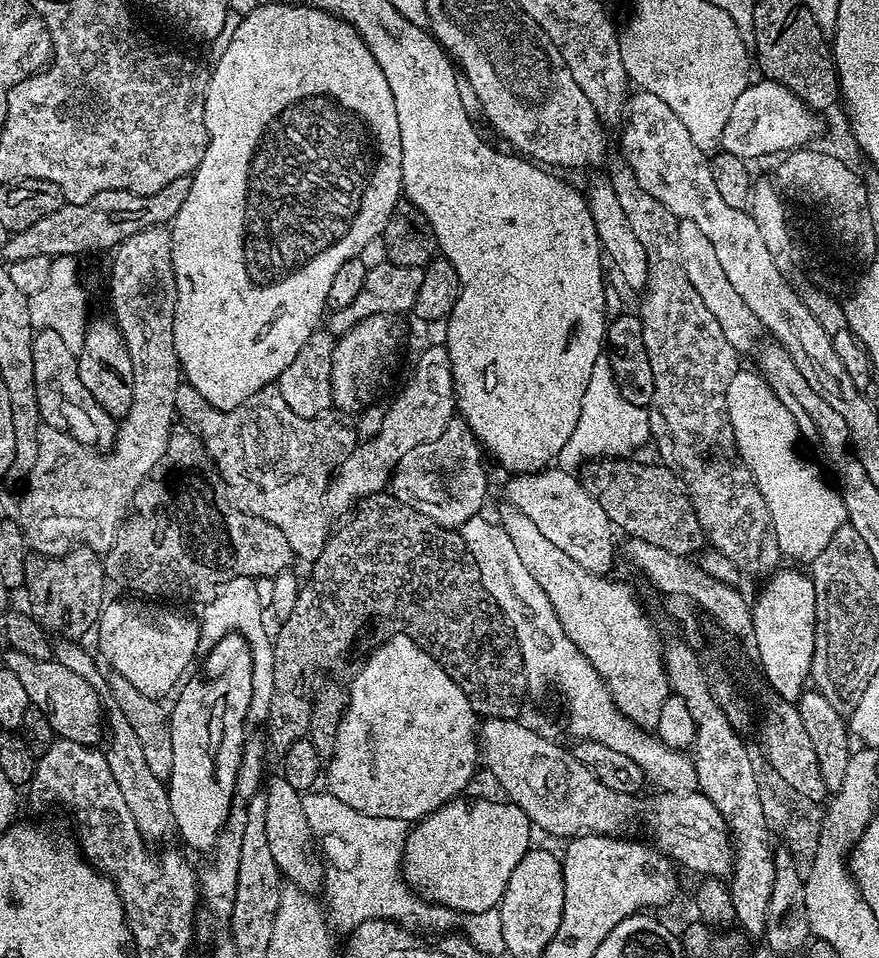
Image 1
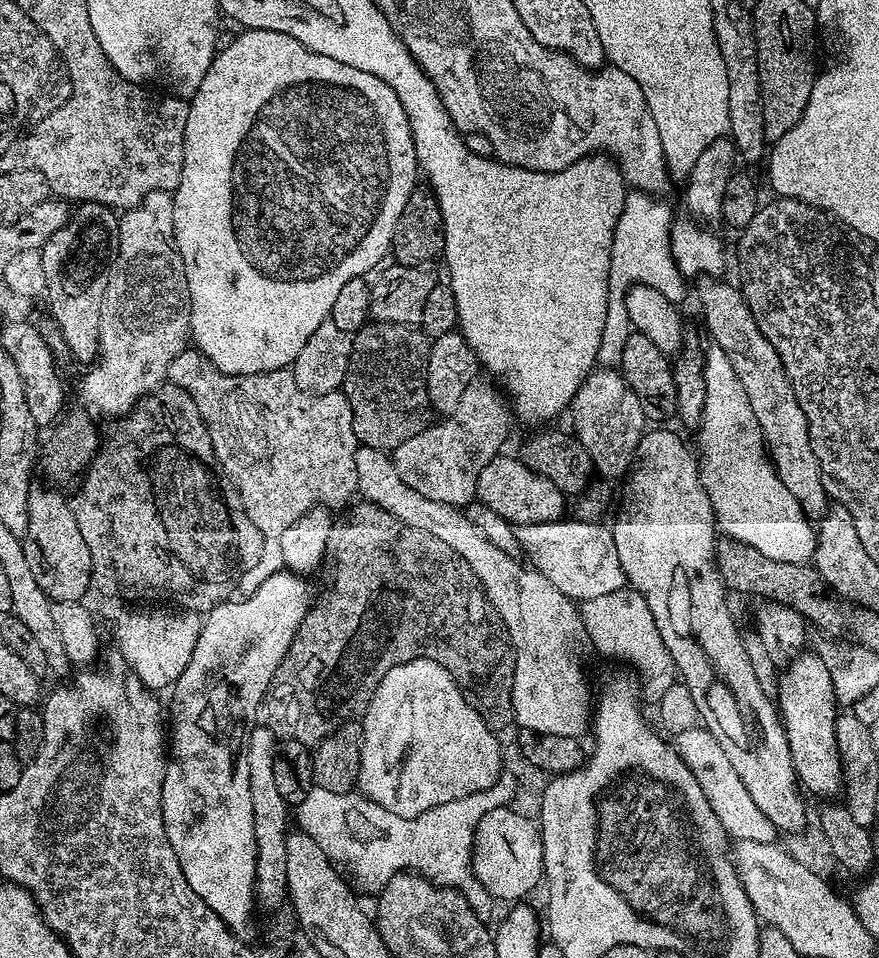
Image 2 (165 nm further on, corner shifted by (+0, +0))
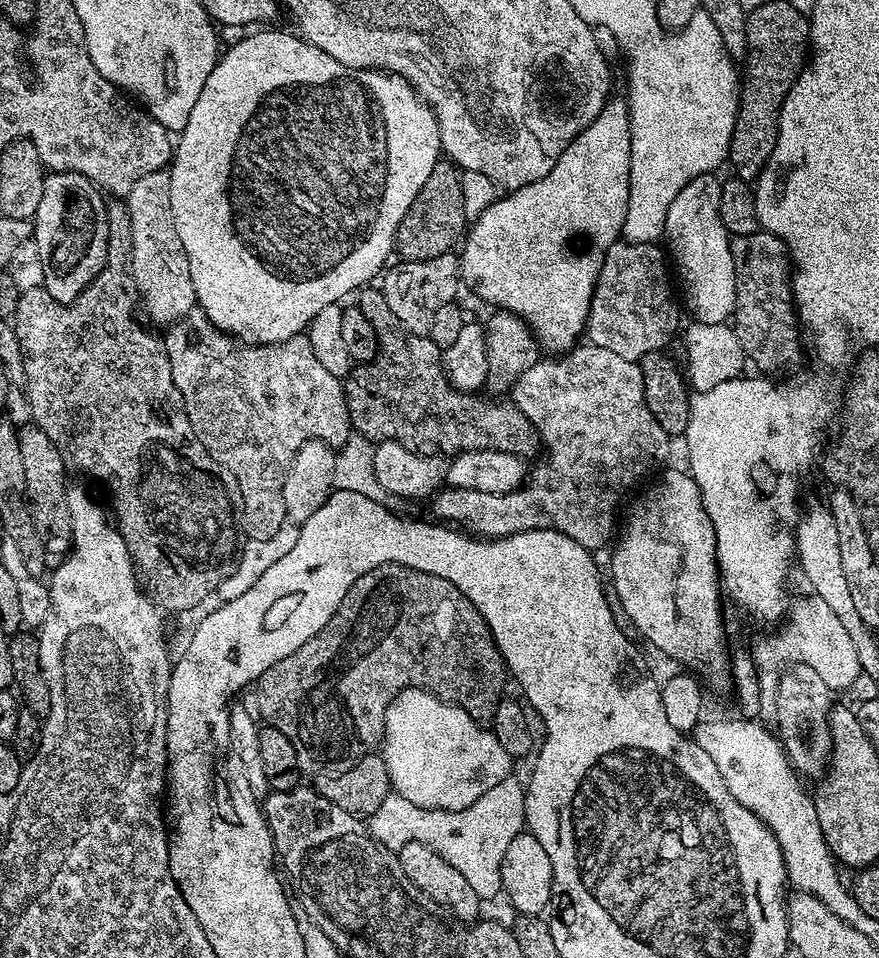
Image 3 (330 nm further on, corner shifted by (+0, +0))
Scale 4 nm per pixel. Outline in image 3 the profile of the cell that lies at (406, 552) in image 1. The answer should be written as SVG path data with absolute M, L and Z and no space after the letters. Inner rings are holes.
M383 564L356 579L354 586L350 586L346 598L342 598L342 606L338 606L334 618L330 618L330 622L317 636L301 645L292 656L287 656L282 662L270 666L270 670L266 670L266 674L260 676L254 685L254 691L256 691L254 708L259 719L267 727L282 730L282 734L286 734L286 738L294 742L301 773L308 775L309 772L309 777L315 778L322 773L345 772L361 757L369 755L379 747L383 739L384 718L388 704L402 689L425 688L427 692L434 693L439 700L446 700L449 704L456 704L462 710L466 710L466 714L470 714L470 718L474 718L477 722L490 722L494 718L496 707L500 705L501 700L505 699L504 683L509 683L509 680L509 670L504 665L502 654L490 634L484 616L478 614L478 610L454 585L446 582L446 578L438 578L422 570L414 570L401 564Z

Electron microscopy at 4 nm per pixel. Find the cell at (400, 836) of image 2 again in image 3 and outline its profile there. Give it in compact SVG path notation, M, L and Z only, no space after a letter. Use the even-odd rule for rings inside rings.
M515 775L507 776L505 780L498 782L498 786L494 786L494 790L482 794L478 802L462 810L423 808L414 806L414 802L406 802L406 798L389 794L382 802L382 806L378 806L378 810L374 810L374 814L370 817L371 834L379 844L384 844L393 850L406 846L406 842L422 842L430 846L430 850L446 858L446 862L450 862L454 870L462 870L466 882L474 886L474 894L478 894L480 899L491 898L502 891L502 858L506 858L506 849L509 848L510 842L514 842L514 838L518 838L518 834L526 828L524 823L526 788L521 781L519 784L516 779Z

